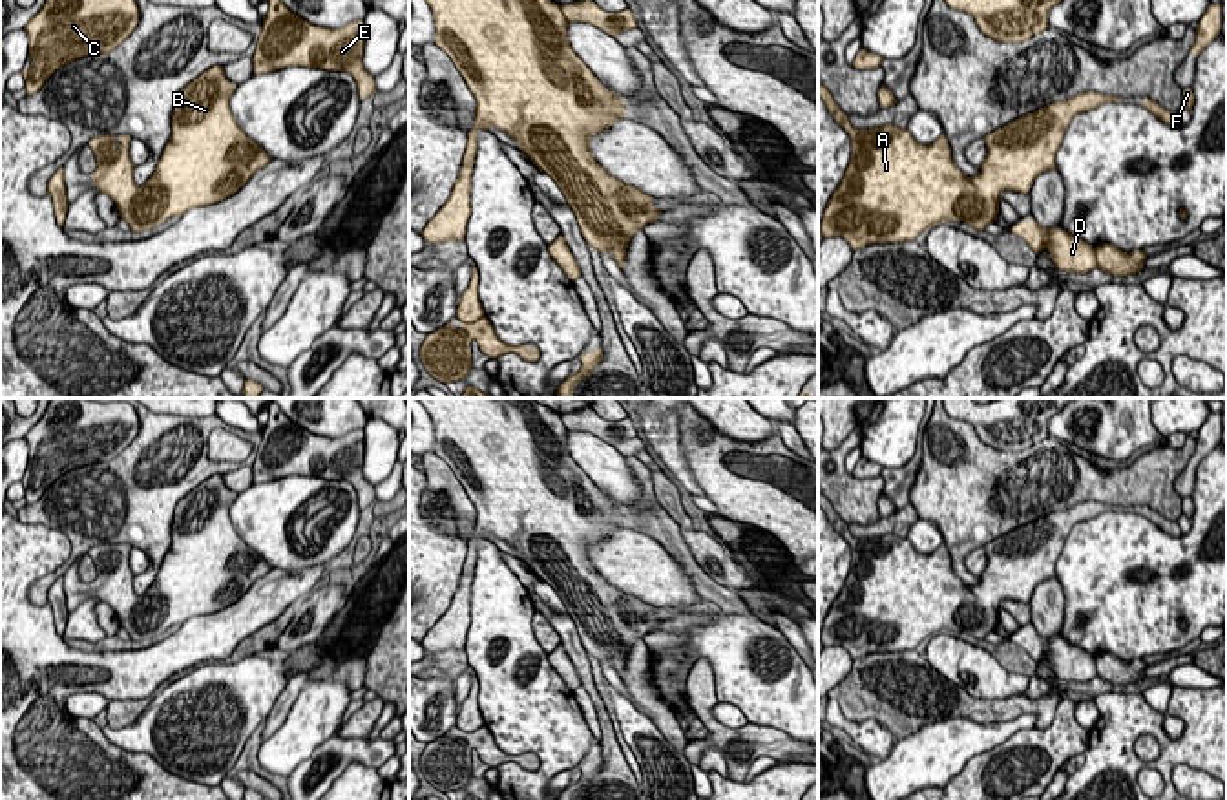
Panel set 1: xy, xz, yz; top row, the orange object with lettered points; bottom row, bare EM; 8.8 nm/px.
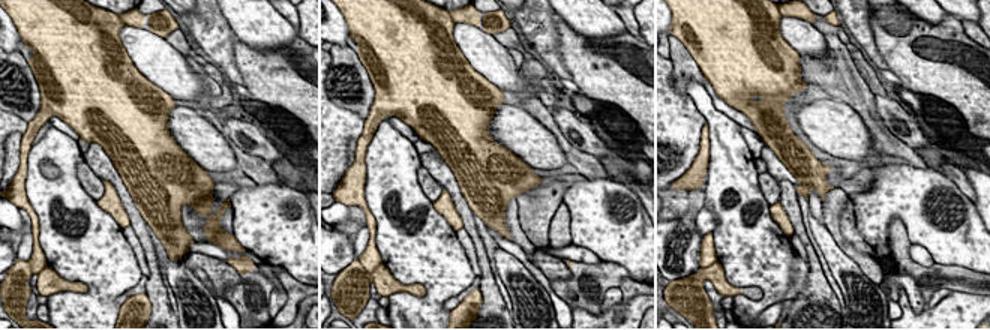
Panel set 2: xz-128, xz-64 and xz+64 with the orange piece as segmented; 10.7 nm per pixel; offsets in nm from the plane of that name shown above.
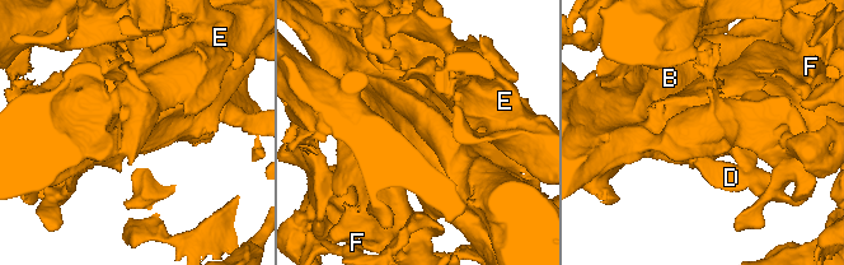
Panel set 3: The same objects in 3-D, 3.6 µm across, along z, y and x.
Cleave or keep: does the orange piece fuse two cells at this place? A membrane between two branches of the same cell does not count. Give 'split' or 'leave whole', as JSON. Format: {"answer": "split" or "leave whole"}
{"answer": "leave whole"}

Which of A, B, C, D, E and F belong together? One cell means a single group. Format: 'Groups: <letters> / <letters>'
Groups: A B C D E F

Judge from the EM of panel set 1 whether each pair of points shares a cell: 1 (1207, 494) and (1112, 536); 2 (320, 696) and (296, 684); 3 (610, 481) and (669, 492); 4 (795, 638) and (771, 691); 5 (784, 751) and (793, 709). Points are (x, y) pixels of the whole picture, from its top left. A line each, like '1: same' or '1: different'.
1: same
2: different
3: different
4: different
5: different

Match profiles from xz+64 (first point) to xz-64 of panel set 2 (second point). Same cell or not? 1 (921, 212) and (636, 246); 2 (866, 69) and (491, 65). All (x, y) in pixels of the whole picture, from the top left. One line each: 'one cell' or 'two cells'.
1: one cell
2: two cells

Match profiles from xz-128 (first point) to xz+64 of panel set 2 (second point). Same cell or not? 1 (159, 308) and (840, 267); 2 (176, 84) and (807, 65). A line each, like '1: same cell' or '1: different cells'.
1: different cells
2: different cells

